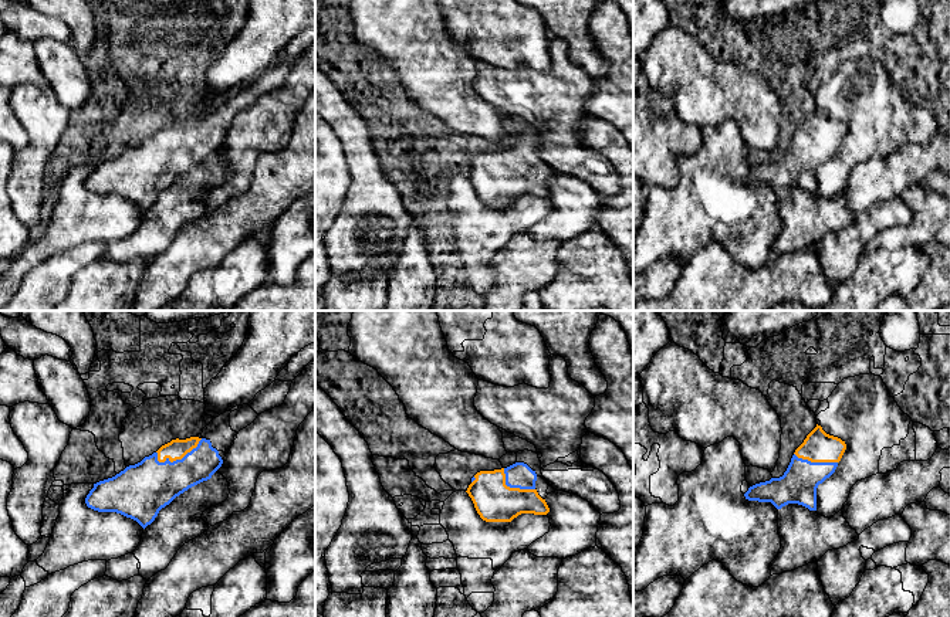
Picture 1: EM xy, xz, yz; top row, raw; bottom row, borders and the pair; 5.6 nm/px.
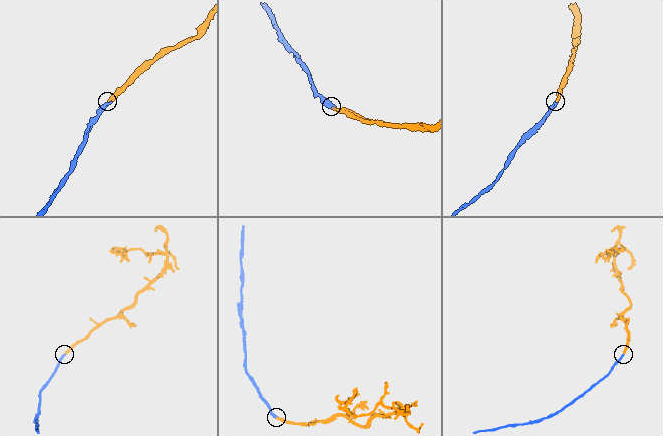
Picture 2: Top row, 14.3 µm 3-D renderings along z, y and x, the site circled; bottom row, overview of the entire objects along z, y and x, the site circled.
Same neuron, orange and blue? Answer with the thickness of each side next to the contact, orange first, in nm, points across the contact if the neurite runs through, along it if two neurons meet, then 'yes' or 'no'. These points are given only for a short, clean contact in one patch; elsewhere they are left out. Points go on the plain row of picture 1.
110 nm thick on the orange side, 300 nm on the other; yes

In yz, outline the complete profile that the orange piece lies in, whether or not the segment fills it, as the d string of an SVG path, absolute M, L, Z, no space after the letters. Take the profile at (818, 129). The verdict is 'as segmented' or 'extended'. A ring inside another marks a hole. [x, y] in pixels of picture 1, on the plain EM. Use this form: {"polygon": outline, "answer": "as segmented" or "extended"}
{"polygon": "M817 106L795 132L784 157L750 169L744 179L771 184L777 191L798 186L817 193L817 170L835 155L845 132L845 123L826 116Z", "answer": "extended"}

